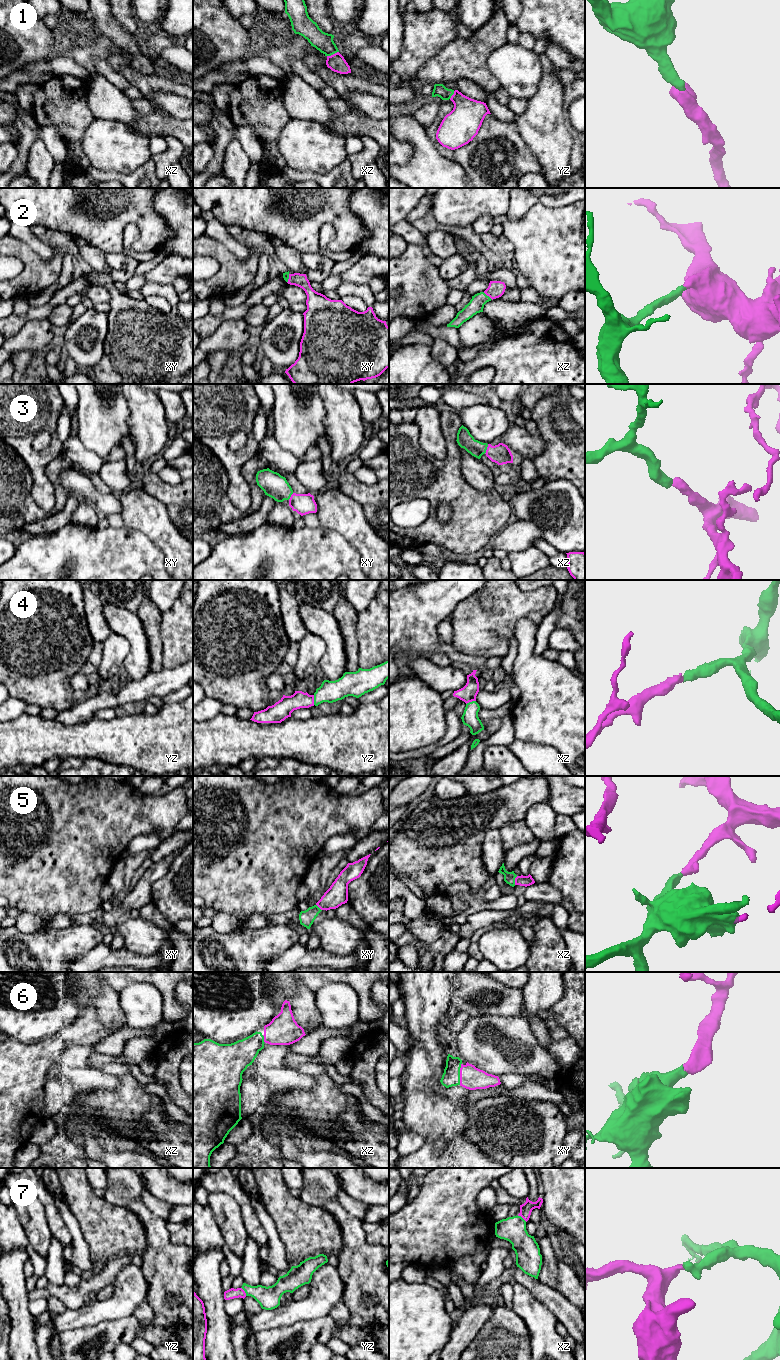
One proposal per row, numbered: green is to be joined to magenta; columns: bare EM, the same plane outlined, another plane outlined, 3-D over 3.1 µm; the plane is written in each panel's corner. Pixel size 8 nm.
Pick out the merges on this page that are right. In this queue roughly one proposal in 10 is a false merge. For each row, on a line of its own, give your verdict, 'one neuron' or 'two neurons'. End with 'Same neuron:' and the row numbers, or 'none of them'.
1: one neuron
2: one neuron
3: one neuron
4: one neuron
5: one neuron
6: one neuron
7: one neuron
Same neuron: 1, 2, 3, 4, 5, 6, 7

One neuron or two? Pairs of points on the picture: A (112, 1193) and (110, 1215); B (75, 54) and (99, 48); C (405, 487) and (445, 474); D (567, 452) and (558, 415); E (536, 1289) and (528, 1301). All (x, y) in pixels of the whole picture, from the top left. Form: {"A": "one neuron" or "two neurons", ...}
{"A": "two neurons", "B": "one neuron", "C": "one neuron", "D": "one neuron", "E": "two neurons"}

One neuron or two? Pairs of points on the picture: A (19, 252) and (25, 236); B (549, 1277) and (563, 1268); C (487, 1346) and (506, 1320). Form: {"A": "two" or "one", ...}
{"A": "two", "B": "two", "C": "one"}

